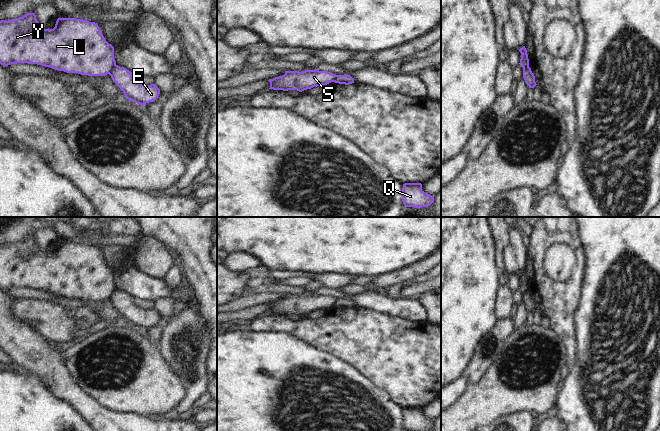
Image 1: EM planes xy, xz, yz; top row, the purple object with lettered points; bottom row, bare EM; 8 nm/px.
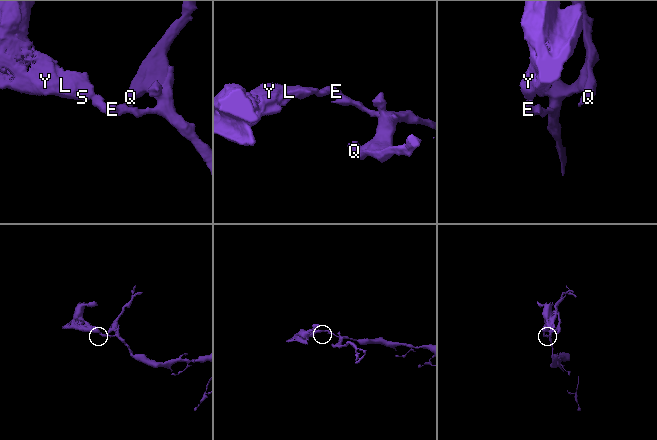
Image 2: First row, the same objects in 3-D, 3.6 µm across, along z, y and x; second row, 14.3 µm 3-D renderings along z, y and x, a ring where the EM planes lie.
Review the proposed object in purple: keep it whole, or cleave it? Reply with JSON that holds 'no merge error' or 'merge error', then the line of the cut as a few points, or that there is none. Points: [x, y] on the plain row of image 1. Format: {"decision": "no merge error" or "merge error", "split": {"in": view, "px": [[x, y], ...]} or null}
{"decision": "merge error", "split": {"in": "xy", "px": [[115, 288], [108, 297]]}}

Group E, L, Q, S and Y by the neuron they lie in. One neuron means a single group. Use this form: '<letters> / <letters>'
E Q / L S Y

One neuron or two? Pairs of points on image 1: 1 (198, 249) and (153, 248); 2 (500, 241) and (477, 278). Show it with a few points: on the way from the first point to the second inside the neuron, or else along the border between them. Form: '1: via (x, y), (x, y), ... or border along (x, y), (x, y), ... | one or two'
1: border along (146, 233), (151, 233), (166, 246) | two
2: border along (490, 227), (494, 239), (496, 265), (500, 273) | two

